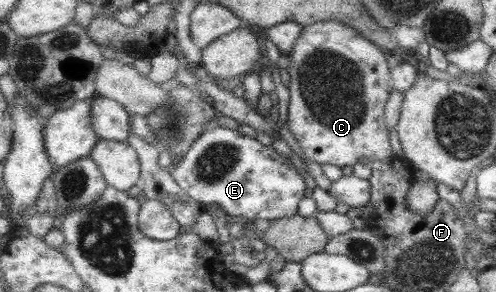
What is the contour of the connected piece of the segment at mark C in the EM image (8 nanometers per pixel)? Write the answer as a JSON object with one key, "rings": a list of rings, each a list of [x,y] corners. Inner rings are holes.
{"rings":[[[326,20],[307,25],[302,31],[300,38],[295,43],[295,47],[289,56],[290,64],[288,72],[291,77],[289,80],[289,106],[288,106],[288,121],[289,129],[293,133],[293,137],[303,150],[303,155],[307,161],[315,161],[318,164],[332,163],[340,167],[353,167],[362,161],[362,159],[382,160],[393,157],[392,145],[390,145],[390,129],[386,123],[385,107],[389,103],[390,95],[394,91],[393,84],[393,69],[389,65],[390,53],[375,44],[373,40],[368,39],[358,28],[348,26],[348,24],[338,20]]]}

